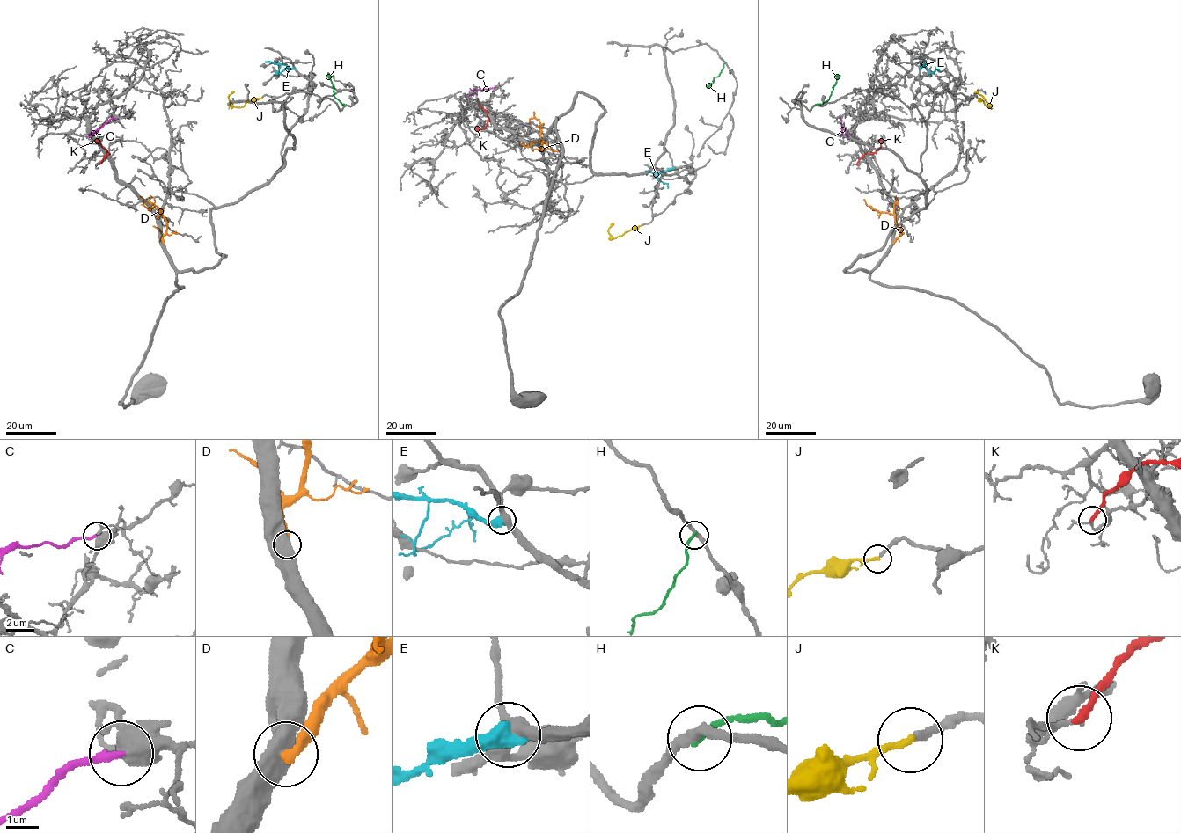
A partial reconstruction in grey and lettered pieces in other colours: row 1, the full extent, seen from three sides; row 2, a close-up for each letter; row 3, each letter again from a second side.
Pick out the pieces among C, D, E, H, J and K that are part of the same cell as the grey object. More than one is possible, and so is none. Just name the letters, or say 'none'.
J

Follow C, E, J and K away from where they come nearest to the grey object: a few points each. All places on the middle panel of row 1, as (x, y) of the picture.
C: (495, 87), (479, 89), (466, 96)
E: (673, 167), (657, 176), (667, 184), (667, 188)
J: (641, 225), (633, 227), (614, 238), (608, 232), (612, 222)
K: (479, 105), (487, 113), (488, 121), (483, 128), (474, 129)

